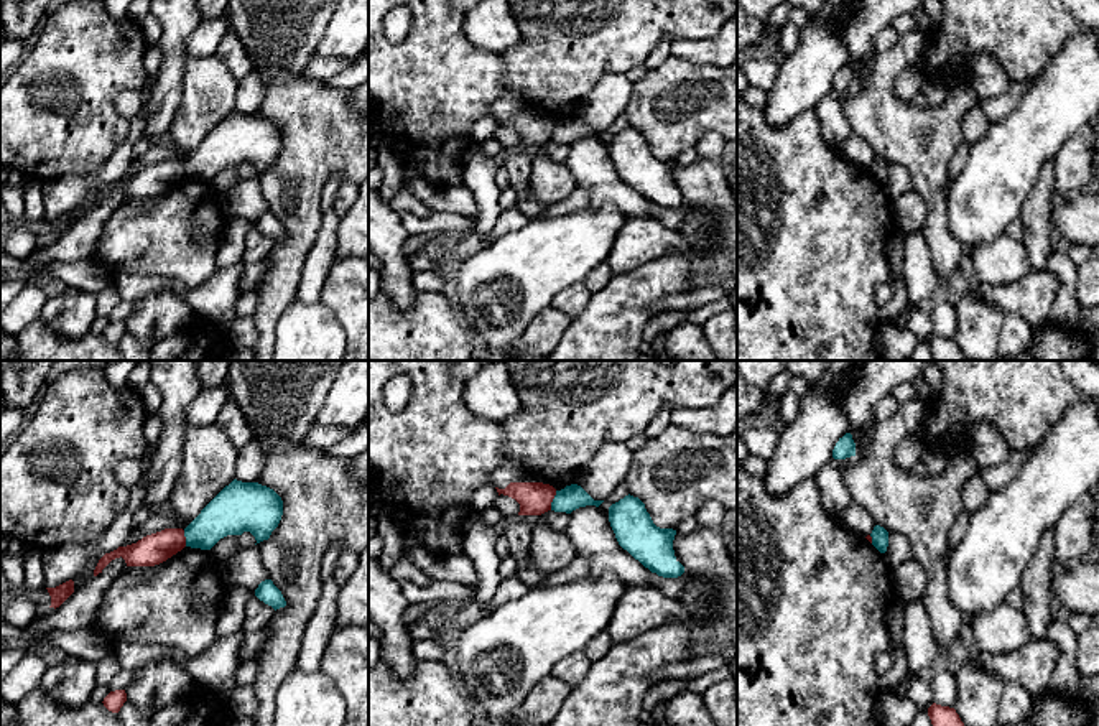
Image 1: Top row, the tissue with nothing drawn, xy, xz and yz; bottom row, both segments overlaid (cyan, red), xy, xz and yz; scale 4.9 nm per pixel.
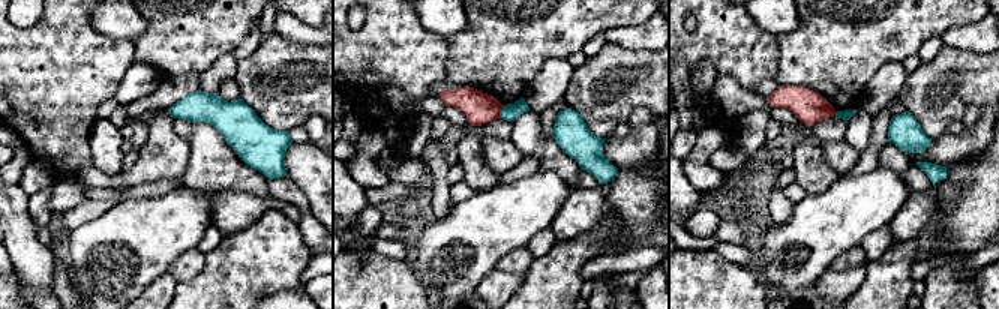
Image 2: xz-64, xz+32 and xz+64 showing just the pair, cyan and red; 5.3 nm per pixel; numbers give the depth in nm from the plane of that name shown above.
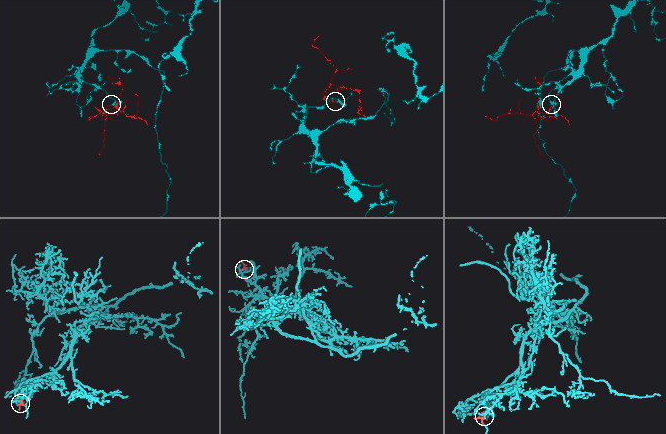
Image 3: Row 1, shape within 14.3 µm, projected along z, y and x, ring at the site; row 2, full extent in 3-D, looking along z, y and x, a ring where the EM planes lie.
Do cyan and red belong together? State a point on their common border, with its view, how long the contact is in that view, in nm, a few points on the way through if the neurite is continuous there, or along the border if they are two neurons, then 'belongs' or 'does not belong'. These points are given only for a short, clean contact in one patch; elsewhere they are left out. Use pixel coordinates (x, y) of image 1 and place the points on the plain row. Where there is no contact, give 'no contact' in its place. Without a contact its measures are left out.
xz (553, 132) | 100 nm | along xz (556, 122), (550, 140) | does not belong

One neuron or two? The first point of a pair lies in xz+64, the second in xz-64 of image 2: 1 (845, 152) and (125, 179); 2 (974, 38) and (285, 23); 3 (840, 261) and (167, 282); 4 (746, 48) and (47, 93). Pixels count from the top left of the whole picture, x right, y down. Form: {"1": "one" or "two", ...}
{"1": "one", "2": "one", "3": "two", "4": "one"}

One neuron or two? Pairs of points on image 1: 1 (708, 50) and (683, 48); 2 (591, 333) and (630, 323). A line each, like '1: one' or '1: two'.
1: one
2: one

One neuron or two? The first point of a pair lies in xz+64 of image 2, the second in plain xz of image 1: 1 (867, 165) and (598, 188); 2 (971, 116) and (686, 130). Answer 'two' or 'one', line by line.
1: two
2: two

